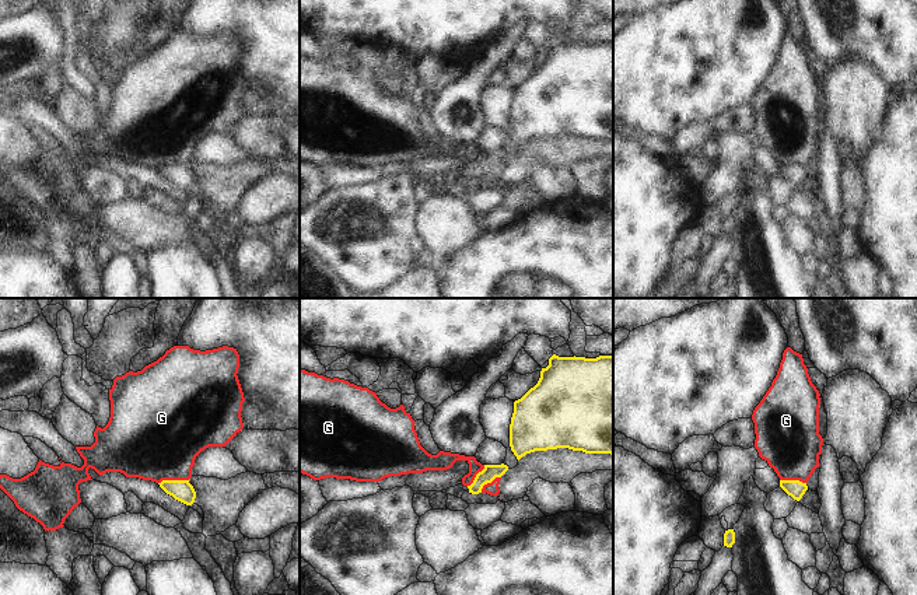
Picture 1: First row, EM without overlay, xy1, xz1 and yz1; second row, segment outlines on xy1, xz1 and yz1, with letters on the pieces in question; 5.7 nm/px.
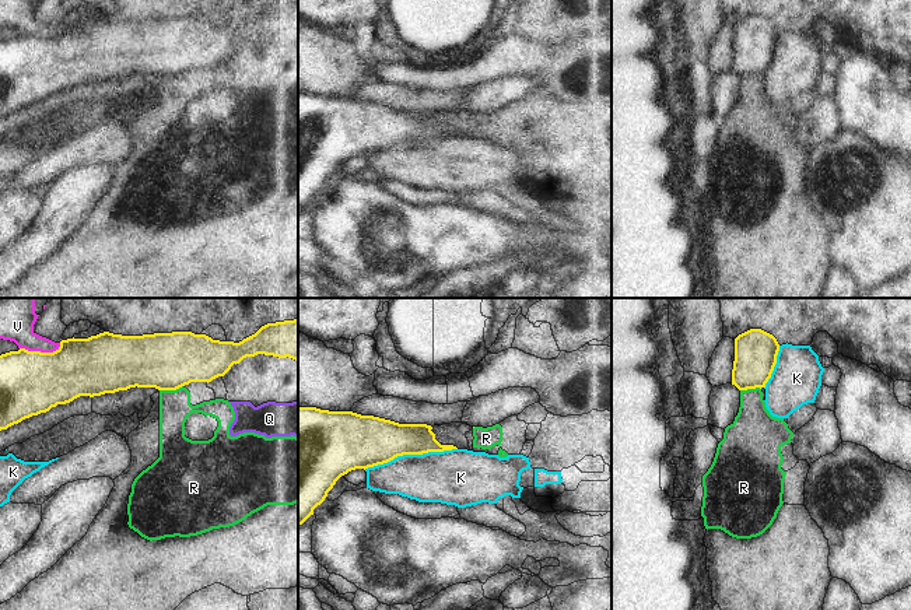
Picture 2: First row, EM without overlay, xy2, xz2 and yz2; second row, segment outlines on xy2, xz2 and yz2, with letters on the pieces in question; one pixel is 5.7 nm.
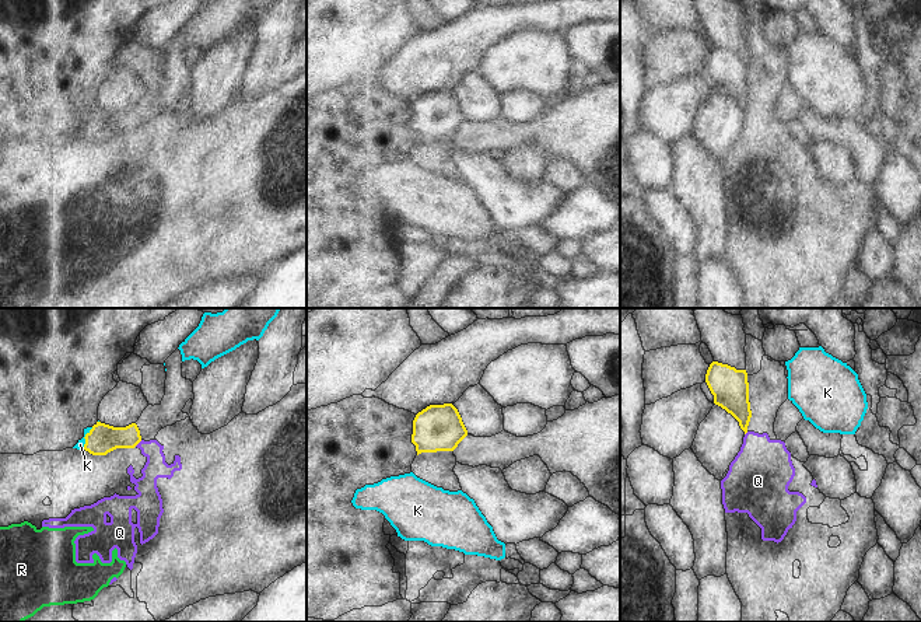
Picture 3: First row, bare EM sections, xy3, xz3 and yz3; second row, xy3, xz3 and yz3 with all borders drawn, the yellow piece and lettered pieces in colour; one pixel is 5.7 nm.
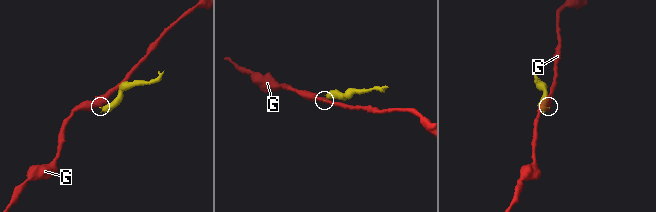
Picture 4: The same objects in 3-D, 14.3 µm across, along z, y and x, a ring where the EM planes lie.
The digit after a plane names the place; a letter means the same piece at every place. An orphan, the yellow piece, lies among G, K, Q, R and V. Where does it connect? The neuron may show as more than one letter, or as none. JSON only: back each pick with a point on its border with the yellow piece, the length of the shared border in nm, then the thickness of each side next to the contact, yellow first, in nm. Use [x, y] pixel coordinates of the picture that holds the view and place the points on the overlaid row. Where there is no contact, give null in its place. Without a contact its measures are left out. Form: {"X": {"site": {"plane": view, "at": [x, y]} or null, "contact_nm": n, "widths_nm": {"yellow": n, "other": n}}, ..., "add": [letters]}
{"add": []}

